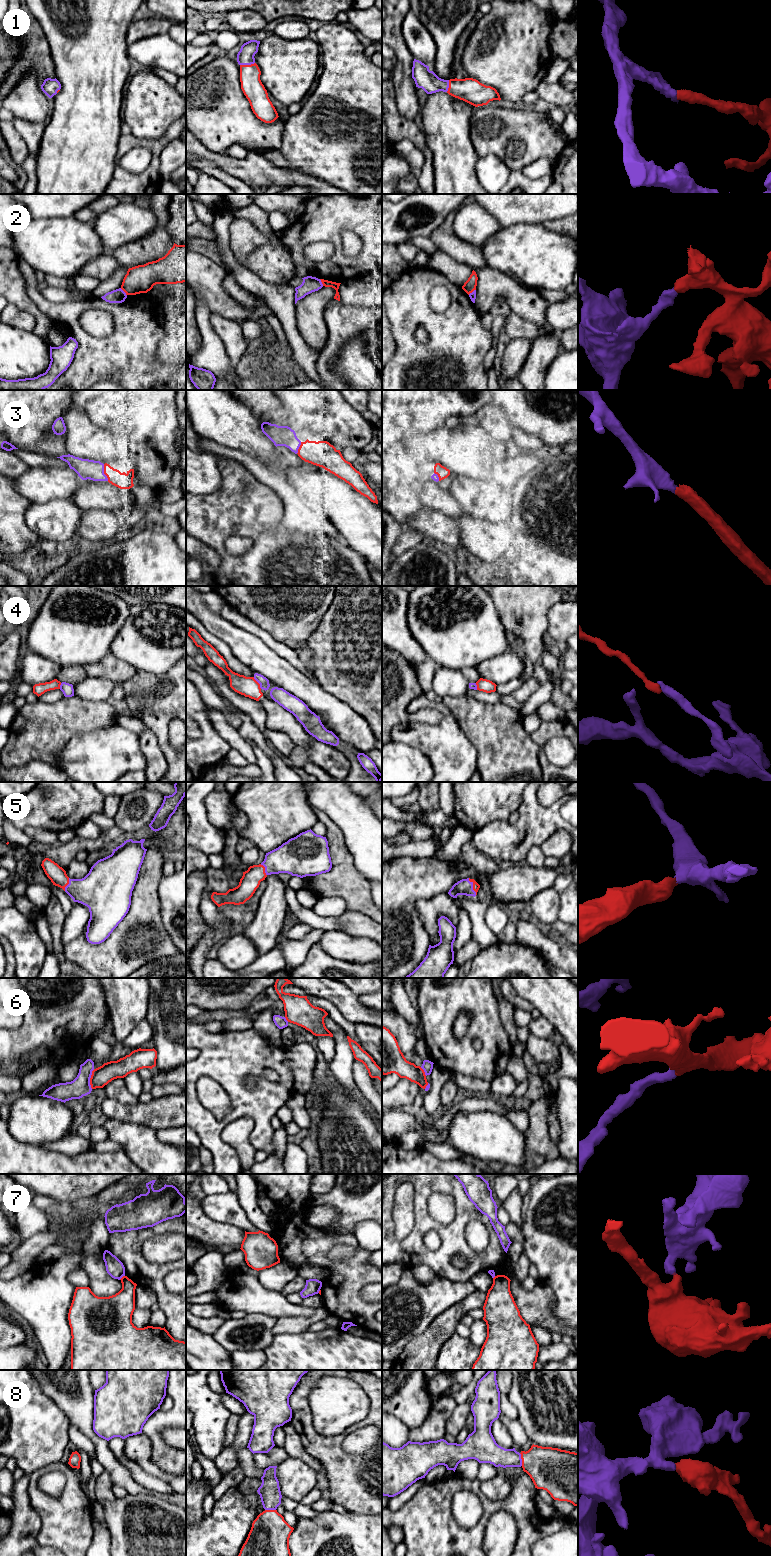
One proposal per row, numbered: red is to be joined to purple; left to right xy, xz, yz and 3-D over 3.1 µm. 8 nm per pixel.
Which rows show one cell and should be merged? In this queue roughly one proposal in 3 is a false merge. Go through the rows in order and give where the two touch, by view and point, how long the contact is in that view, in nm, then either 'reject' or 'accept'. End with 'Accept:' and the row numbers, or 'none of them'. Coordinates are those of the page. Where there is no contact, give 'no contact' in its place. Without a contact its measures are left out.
1: xz (247, 64) | 120 nm | accept
2: xy (124, 292) | 80 nm | reject
3: xy (103, 472) | 140 nm | accept
4: xz (258, 682) | 120 nm | reject
5: yz (472, 886) | 150 nm | accept
6: xy (89, 1079) | 160 nm | accept
7: xy (121, 1277) | 60 nm | reject
8: yz (521, 1459) | 110 nm | accept
Accept: 1, 3, 5, 6, 8

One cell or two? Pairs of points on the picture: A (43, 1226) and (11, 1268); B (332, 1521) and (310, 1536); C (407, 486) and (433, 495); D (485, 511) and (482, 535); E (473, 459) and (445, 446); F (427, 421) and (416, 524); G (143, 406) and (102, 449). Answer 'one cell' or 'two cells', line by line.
A: two cells
B: one cell
C: two cells
D: two cells
E: one cell
F: two cells
G: two cells

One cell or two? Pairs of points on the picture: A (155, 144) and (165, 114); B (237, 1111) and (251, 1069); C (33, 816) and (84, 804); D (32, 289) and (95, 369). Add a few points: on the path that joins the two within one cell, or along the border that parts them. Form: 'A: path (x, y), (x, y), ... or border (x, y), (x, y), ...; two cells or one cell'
A: border (173, 121), (158, 137), (137, 138), (134, 136); two cells
B: path (239, 1100), (240, 1078); one cell
C: path (46, 806), (51, 804), (71, 804); one cell
D: path (51, 310), (60, 313), (90, 348); one cell

